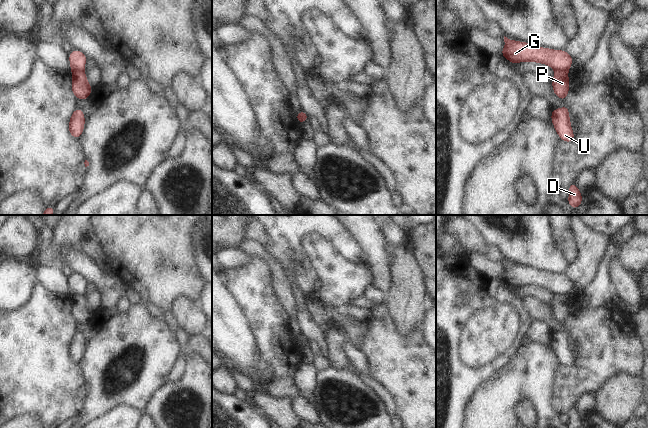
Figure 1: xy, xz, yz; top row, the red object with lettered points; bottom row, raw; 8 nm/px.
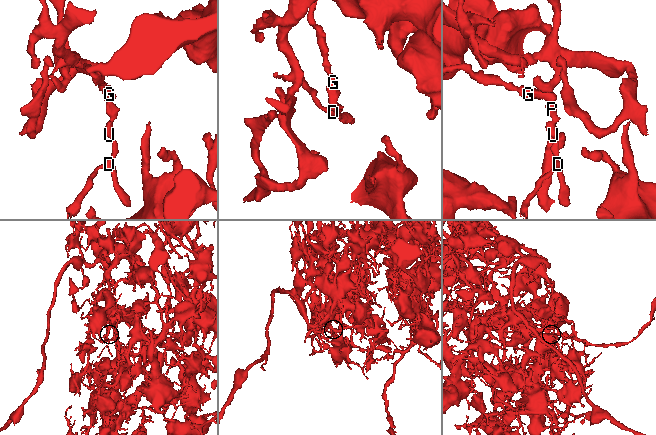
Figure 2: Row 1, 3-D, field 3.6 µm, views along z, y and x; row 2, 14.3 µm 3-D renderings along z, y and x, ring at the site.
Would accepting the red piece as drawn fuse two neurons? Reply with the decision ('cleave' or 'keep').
cleave

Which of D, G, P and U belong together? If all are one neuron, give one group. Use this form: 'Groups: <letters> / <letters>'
Groups: D P U / G

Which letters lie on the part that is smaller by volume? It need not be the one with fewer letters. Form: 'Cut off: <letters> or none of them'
Cut off: D, P, U

